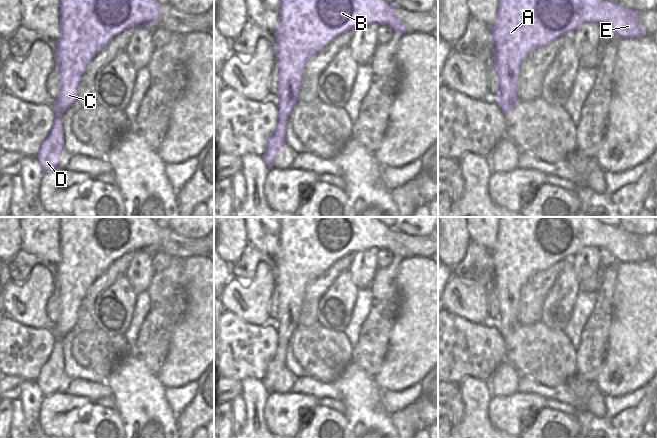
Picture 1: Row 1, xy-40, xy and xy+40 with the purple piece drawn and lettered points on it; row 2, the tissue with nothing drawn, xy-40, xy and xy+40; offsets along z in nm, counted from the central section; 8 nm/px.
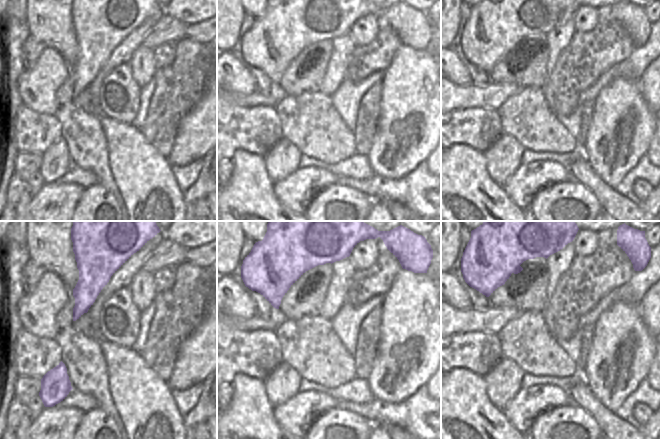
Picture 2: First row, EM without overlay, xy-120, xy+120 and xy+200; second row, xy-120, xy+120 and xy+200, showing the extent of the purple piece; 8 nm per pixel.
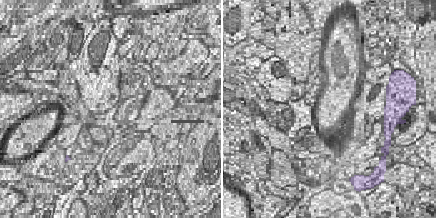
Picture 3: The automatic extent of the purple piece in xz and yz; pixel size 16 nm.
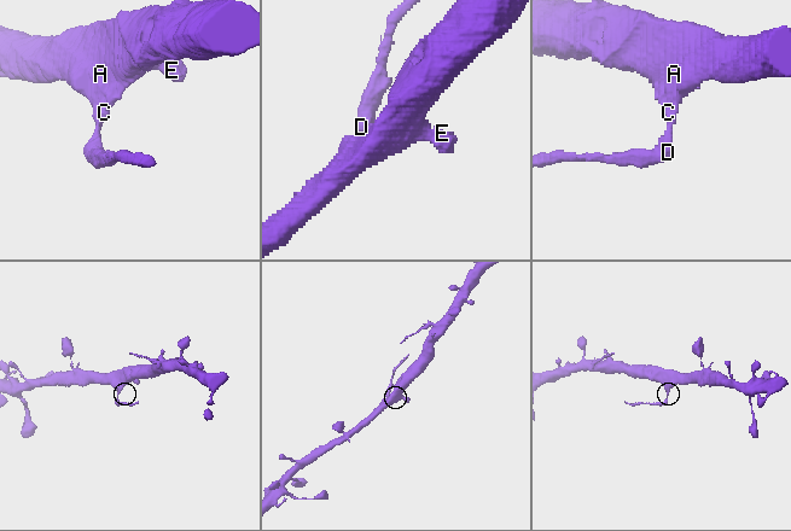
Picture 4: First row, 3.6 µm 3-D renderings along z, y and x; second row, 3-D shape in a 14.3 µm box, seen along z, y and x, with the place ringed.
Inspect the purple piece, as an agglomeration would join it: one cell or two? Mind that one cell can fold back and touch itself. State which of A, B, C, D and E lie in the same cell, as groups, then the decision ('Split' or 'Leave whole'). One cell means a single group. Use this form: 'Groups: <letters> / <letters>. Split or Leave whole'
Groups: A B C E / D. Split

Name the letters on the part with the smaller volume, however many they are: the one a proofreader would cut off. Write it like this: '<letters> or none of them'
D

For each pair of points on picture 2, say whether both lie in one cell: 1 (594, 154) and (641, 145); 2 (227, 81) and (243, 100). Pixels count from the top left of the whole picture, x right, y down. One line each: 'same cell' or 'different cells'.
1: same cell
2: different cells

